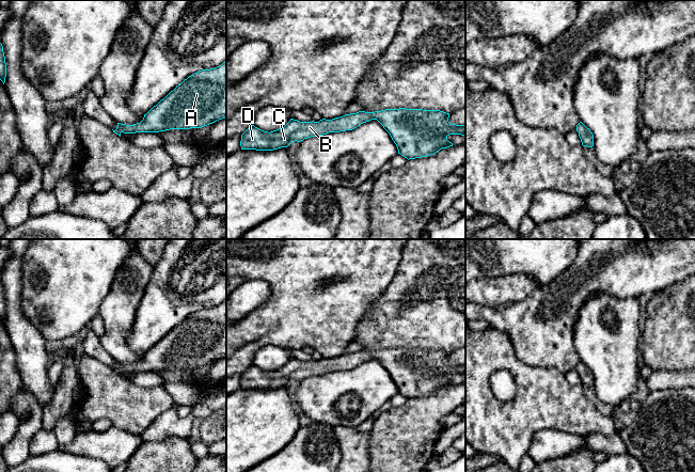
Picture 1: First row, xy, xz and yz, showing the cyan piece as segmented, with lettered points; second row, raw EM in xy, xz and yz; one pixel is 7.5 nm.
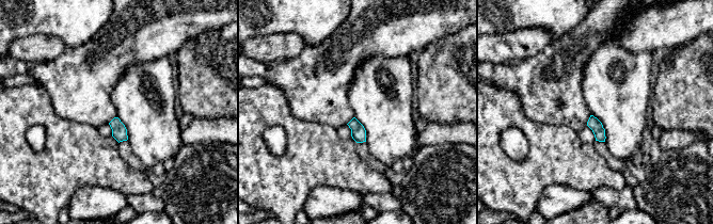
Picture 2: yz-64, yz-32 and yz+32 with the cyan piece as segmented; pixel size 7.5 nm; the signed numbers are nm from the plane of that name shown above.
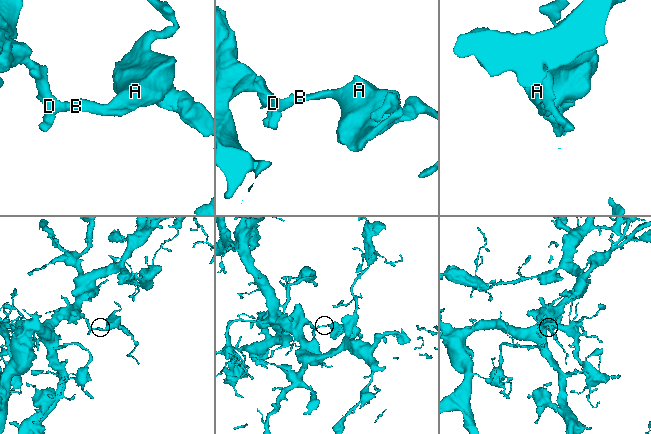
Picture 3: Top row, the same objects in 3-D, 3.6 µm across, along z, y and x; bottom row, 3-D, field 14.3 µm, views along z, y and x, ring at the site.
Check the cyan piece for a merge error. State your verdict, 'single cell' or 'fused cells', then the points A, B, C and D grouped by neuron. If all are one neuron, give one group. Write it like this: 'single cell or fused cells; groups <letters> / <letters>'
single cell; groups A B C D

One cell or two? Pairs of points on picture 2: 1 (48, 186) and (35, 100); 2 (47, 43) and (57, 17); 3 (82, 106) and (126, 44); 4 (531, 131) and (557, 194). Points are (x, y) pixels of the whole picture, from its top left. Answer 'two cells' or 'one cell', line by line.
1: one cell
2: two cells
3: one cell
4: two cells

